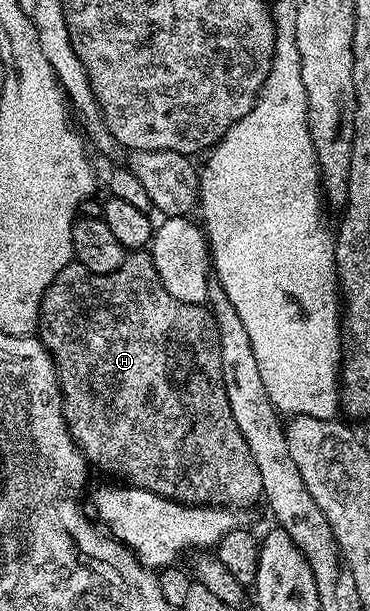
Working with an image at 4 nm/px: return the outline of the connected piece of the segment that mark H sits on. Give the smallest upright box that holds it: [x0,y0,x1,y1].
[38,251,263,510]

